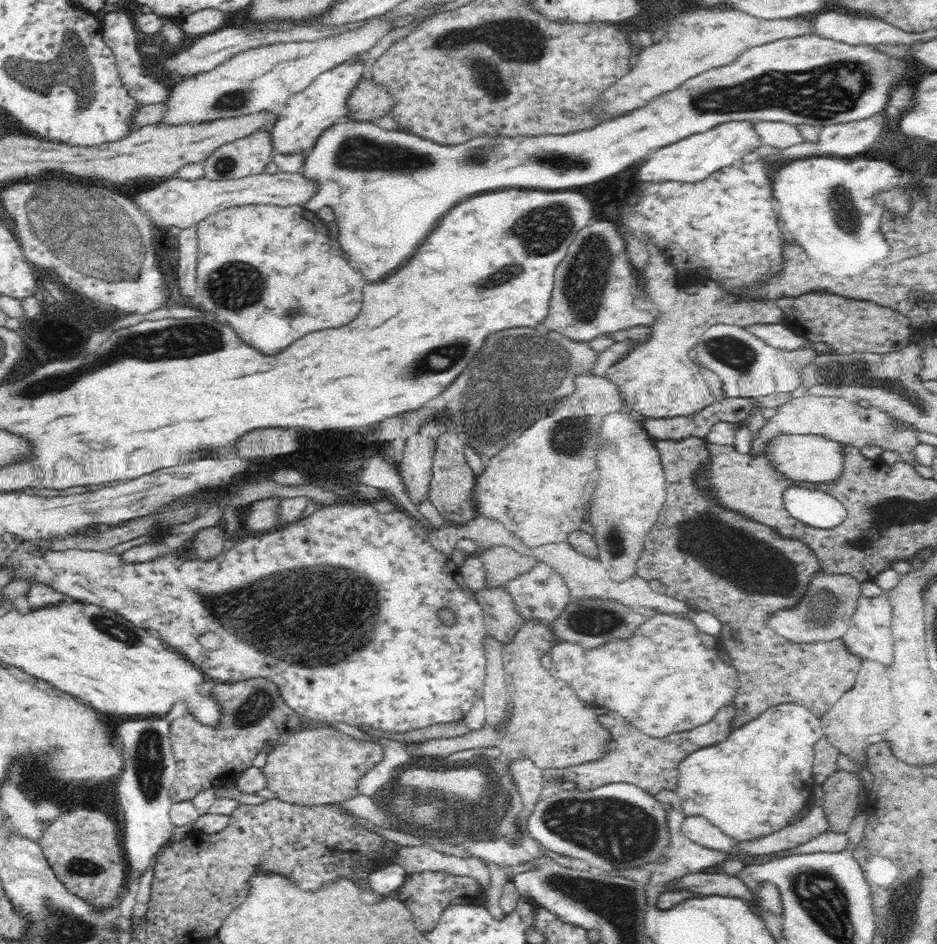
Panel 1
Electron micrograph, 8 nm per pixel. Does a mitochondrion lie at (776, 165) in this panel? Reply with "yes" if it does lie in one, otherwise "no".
no

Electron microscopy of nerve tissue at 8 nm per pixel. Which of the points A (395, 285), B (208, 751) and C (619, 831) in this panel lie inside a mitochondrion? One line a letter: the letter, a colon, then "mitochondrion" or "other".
A: other
B: other
C: mitochondrion

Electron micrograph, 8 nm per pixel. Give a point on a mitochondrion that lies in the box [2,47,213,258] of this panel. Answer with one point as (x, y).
(49, 210)

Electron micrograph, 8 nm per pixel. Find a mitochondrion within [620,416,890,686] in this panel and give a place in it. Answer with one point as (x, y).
(753, 565)

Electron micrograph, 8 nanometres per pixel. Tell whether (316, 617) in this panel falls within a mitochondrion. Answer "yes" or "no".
yes

